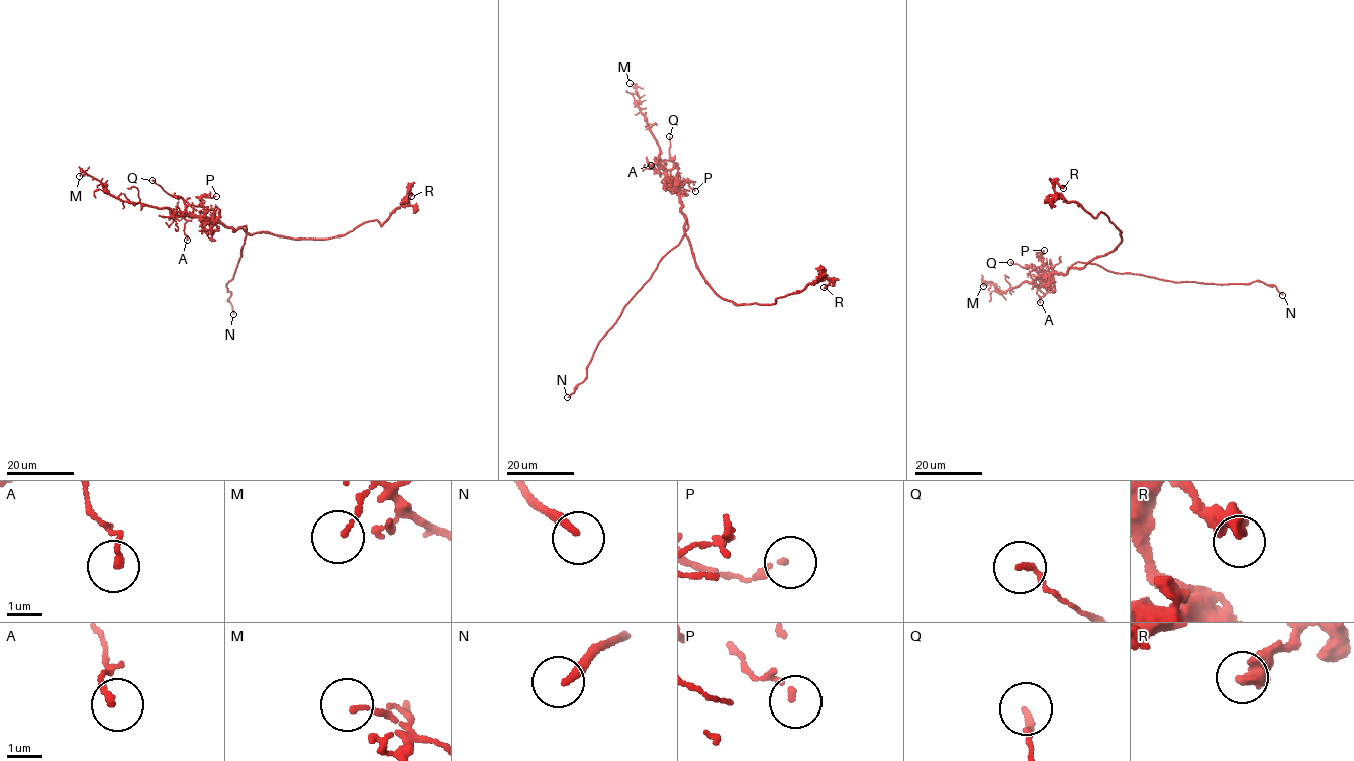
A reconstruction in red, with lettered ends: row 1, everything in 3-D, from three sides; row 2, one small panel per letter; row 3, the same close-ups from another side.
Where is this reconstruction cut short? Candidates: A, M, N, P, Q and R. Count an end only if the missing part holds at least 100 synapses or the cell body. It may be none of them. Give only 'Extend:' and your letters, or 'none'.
Extend: N

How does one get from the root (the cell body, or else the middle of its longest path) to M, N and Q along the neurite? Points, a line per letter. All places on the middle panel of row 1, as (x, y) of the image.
M: (684, 228), (678, 192), (661, 163), (660, 147), (647, 117), (637, 104), (636, 86), (630, 83)
N: (684, 228), (686, 220), (687, 229), (683, 239), (661, 260), (598, 344), (587, 367), (587, 377), (567, 397)
Q: (684, 228), (685, 215), (681, 210), (680, 196), (666, 171), (673, 165), (669, 136)

